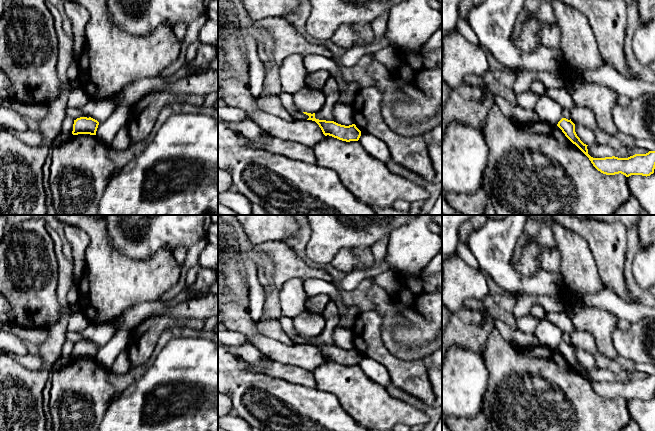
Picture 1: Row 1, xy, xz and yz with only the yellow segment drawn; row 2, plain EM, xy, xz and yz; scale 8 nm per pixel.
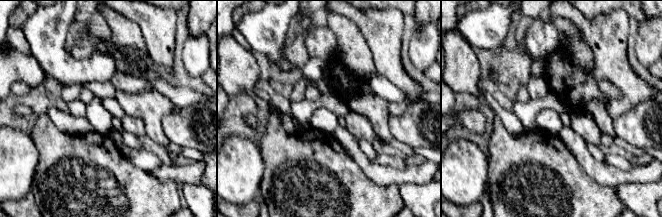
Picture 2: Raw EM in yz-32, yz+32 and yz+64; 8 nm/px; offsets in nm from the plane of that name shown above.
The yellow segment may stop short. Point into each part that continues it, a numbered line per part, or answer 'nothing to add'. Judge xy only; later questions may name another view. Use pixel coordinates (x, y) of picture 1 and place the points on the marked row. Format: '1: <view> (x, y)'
nothing to add

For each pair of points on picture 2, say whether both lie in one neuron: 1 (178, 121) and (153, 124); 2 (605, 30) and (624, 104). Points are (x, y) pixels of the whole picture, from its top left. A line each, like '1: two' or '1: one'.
1: two
2: one

